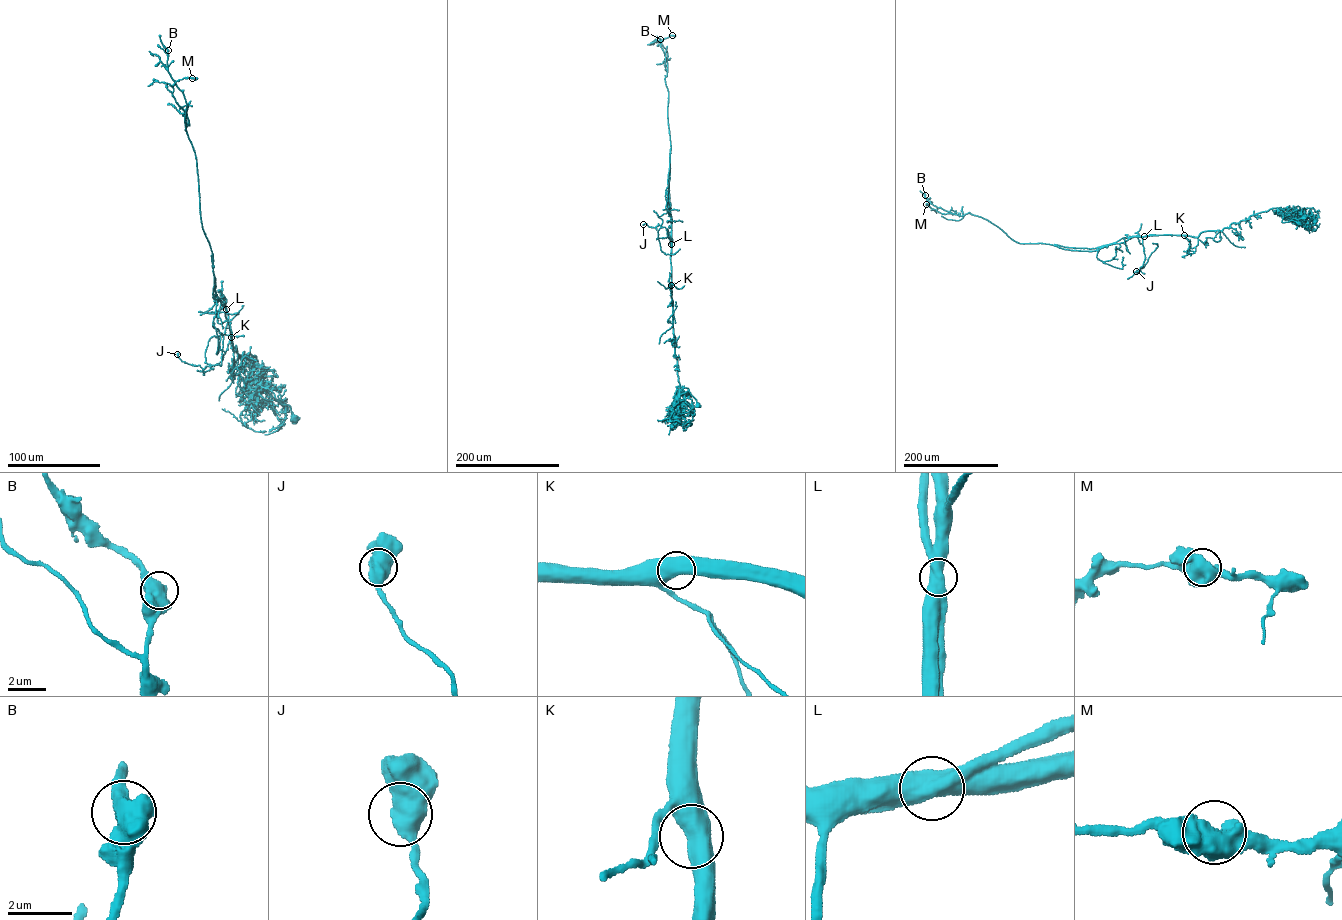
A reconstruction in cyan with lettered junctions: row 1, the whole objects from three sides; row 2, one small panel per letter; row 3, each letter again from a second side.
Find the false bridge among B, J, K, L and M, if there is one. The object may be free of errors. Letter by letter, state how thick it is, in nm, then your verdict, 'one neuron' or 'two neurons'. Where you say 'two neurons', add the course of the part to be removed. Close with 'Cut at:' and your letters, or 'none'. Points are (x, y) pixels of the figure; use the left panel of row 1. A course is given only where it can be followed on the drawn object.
B: calibre 700 nm; one neuron
J: calibre 650 nm; one neuron
K: calibre 600 nm; one neuron
L: calibre 650 nm; two neurons; course (226, 309), (223, 295), (215, 296), (211, 255)
M: calibre 750 nm; one neuron
Cut at: L

